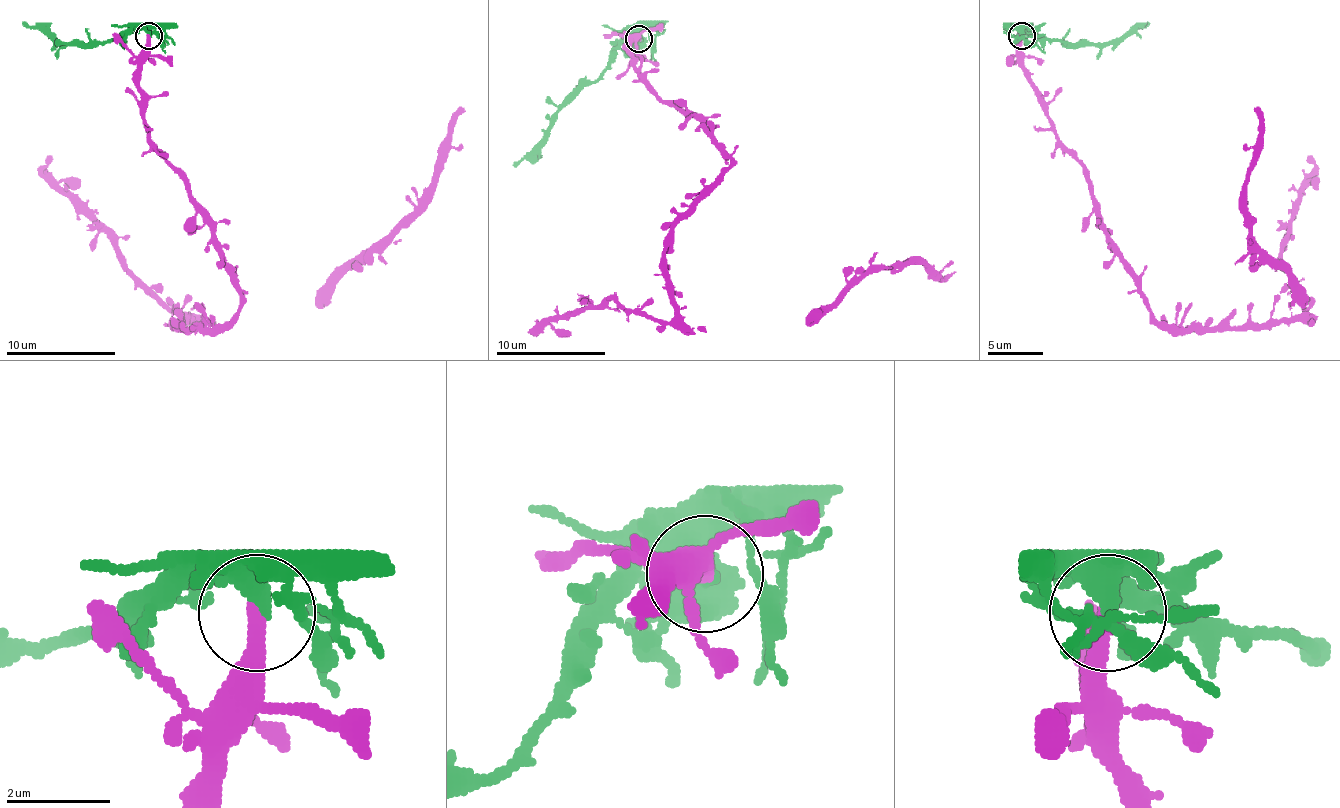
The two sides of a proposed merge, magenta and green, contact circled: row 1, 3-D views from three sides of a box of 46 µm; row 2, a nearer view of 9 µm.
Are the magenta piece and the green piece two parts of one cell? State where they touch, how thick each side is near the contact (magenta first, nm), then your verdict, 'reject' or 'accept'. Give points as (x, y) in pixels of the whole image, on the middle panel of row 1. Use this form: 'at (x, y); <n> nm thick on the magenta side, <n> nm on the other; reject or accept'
at (639, 39); 360 nm thick on the magenta side, 480 nm on the other; reject

